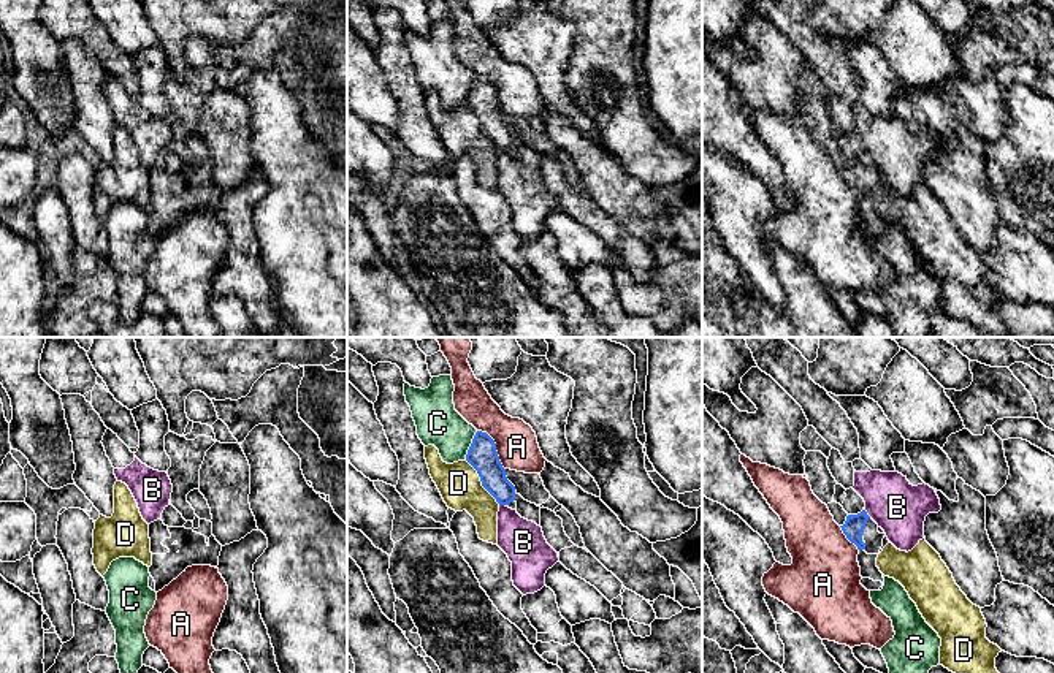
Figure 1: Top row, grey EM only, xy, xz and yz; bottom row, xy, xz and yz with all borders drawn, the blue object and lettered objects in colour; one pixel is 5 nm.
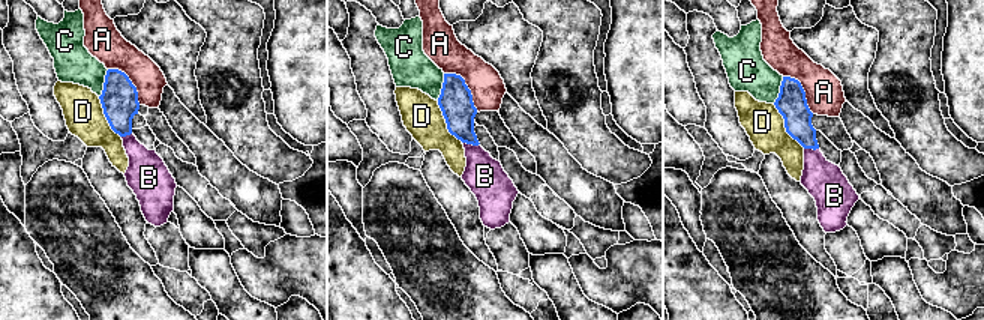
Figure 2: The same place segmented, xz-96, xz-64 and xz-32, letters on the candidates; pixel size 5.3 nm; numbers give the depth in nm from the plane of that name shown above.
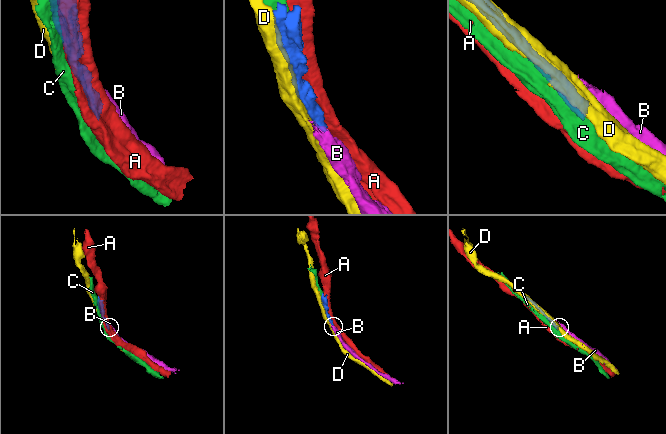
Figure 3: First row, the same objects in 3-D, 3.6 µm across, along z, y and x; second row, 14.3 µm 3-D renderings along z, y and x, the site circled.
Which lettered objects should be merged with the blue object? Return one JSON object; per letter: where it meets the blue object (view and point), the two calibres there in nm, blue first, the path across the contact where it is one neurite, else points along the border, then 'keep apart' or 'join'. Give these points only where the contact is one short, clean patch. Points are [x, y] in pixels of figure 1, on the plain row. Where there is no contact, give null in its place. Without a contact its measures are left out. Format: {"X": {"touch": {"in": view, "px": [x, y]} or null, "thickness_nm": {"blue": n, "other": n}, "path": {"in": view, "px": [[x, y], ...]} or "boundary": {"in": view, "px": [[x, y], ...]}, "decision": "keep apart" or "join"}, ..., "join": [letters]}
{"A": {"touch": {"in": "xz", "px": [495, 92]}, "thickness_nm": {"blue": 150, "other": 220}, "decision": "keep apart"}, "B": {"touch": {"in": "yz", "px": [866, 159]}, "thickness_nm": {"blue": 110, "other": 280}, "boundary": {"in": "yz", "px": [[864, 155], [870, 162]]}, "decision": "keep apart"}, "C": {"touch": {"in": "xz", "px": [471, 91]}, "thickness_nm": {"blue": 150, "other": 220}, "decision": "keep apart"}, "D": {"touch": {"in": "xz", "px": [481, 125]}, "thickness_nm": {"blue": 150, "other": 220}, "decision": "keep apart"}, "join": []}

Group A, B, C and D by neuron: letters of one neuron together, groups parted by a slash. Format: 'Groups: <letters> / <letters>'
Groups: A / B / C / D

